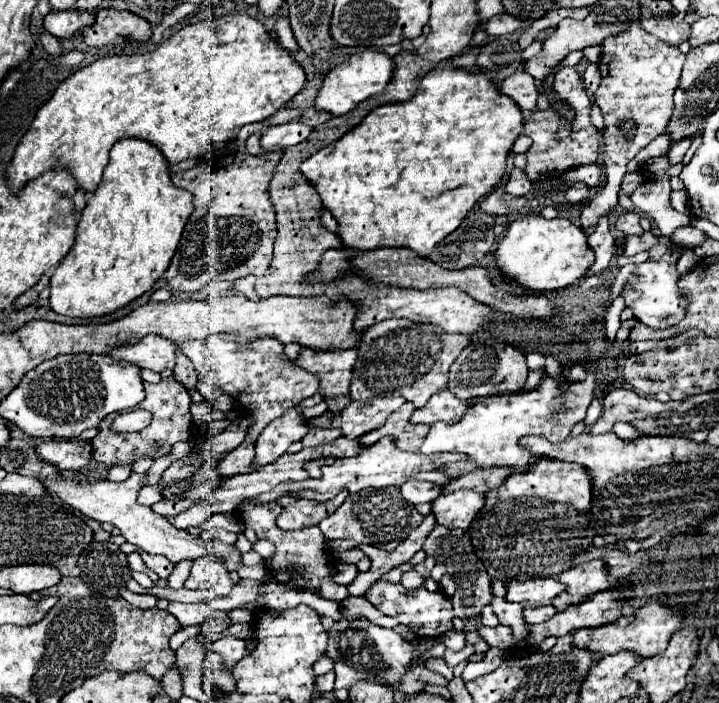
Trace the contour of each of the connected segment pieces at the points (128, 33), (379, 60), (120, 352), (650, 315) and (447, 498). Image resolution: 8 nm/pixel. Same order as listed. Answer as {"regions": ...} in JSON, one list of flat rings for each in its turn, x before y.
{"regions":[[[103,8,103,10,97,10,95,24,87,28,87,32,83,32,83,38,89,46,117,44,123,38,145,42,151,38,151,26,145,18,129,10]],[[365,50,361,54,353,54,341,64,333,66,323,80,323,86,319,88,319,94,315,98,315,110,319,112,329,112,331,116,345,116,351,110,357,108,359,102,367,100,373,94,383,92,387,82,391,80,391,70,393,70,393,60,377,50]],[[145,336,133,344,117,346,109,352,113,360,125,360,139,368,161,372,165,368,175,368,175,344,161,336]],[[671,246,661,258,649,258,643,264,637,264,633,274,629,276,625,284,625,304,633,310,633,316,643,322,649,328,663,330,678,324,687,314,689,298,679,290,679,272,677,272,677,260,683,256,685,246]],[[459,490,441,494,437,500,433,500,431,514,441,526,447,526,451,530,467,530,479,508,483,508,483,494,477,494,473,490]]]}

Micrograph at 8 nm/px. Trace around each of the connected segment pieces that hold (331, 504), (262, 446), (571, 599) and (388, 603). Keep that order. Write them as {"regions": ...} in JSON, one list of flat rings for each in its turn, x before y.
{"regions":[[[339,492,327,504,315,504,315,500,295,500,285,506,281,516,277,518,277,526,281,530,301,530,309,526,317,526,323,518,331,516,347,498,349,492]],[[291,408,287,414,271,420,257,438,255,458,249,470,259,470,267,464,273,464,279,456,287,452,293,442,299,442,307,432,309,428,299,416,299,408]],[[599,560,571,566,567,572,561,572,557,578,567,586,566,590,560,593,552,600,552,605,557,608,558,612,565,610,568,606,577,602,588,599,589,596,603,592,609,588,607,580,607,570,605,564]],[[375,582,365,598,383,614,399,618,401,624,405,624,409,630,413,630,419,638,439,638,443,636,447,630,451,630,451,620,453,620,453,606,451,600,441,594,441,592,429,592,425,588,417,588,417,590,405,590,401,584,391,584,391,582]]]}

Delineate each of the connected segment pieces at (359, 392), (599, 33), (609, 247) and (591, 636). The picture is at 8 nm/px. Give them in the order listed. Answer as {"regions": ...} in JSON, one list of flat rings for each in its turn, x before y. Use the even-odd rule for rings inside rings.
{"regions":[[[383,320,361,334,357,362,349,386,351,400,367,400,373,396,403,396,415,408,421,408,435,392,447,384,447,368,455,356,471,342,467,334,439,332,431,324,411,320]],[[615,8,615,10,611,10,609,14,591,12,591,14,589,14,585,20,581,20,581,22,577,22,577,20,573,20,573,18,565,18,563,22,559,22,559,26,555,28,555,32,545,40,543,50,541,50,537,56,525,60,523,70,525,70,527,74,531,74,537,84,543,84,543,80,553,72,555,66,559,66,559,62,561,62,567,54,571,54,571,52,575,52,575,50,585,50,585,48,589,48,589,46,597,46,597,44,601,44,607,36,619,34,619,32,621,32,623,28,627,28,629,24,631,24,631,18,627,18,621,8]],[[607,214,607,216,603,216,599,220,599,226,595,228,595,232,587,240,589,248,595,252,595,262,587,270,585,276,593,276,593,274,603,272,609,266,609,262,611,262,611,258,613,258,616,252,616,240,612,236,611,230,609,230,609,216,611,214]],[[651,602,639,610,635,610,635,614,629,616,621,616,617,622,605,624,603,628,581,628,579,632,573,632,573,646,575,648,583,648,587,652,591,652,593,656,611,656,623,650,629,650,633,654,637,654,639,658,649,658,655,656,659,652,663,652,669,644,669,638,675,630,681,628,681,614,661,606,659,602]]]}

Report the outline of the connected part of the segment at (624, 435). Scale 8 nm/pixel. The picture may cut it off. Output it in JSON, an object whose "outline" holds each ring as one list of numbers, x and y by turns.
{"outline":[[619,422,619,424,615,424,615,428,613,428,613,432,621,438,621,440,635,440,635,438,641,438,641,436,645,436,643,432,637,432,637,428,635,426,631,426,631,424,627,424,627,422]]}

